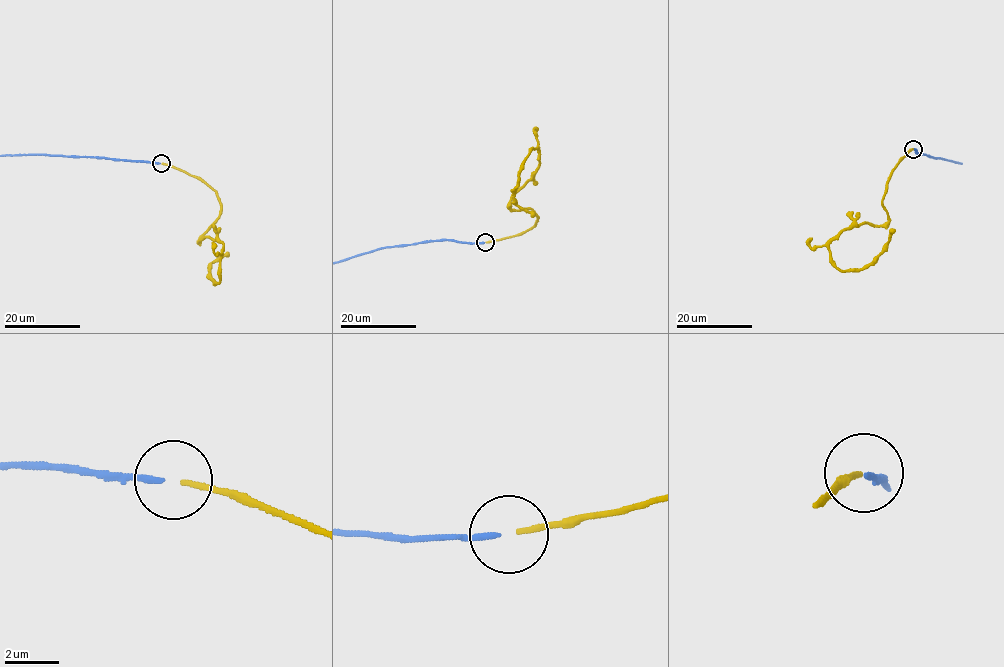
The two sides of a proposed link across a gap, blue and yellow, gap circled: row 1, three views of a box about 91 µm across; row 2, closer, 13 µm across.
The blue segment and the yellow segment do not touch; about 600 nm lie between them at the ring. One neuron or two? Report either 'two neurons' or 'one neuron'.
one neuron

